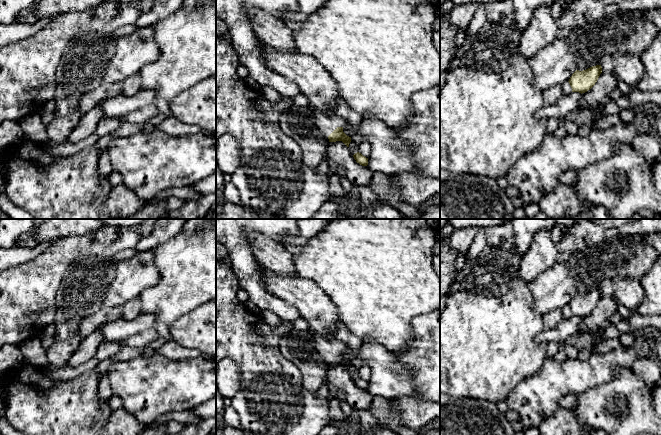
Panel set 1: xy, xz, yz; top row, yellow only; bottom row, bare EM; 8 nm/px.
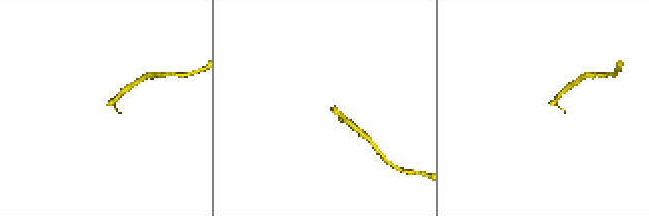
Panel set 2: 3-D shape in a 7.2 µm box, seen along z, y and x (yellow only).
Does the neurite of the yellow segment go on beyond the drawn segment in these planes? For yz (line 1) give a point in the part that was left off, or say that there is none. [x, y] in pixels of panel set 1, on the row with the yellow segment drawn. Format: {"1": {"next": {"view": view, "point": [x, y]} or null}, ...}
{"1": {"next": {"view": "yz", "point": [567, 89]}}}

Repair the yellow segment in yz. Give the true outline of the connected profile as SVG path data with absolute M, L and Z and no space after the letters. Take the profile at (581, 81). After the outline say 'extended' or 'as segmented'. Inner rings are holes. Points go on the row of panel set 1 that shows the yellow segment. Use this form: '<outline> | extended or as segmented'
M601 65L592 66L586 70L576 70L569 81L562 85L565 95L571 92L585 93L590 90L597 82L602 73Z | extended

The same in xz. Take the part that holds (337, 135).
M310 106L310 115L313 117L313 123L325 136L329 142L342 141L347 147L351 142L351 137L343 132L343 127L347 125L347 121L339 117L336 113L323 113Z | extended

